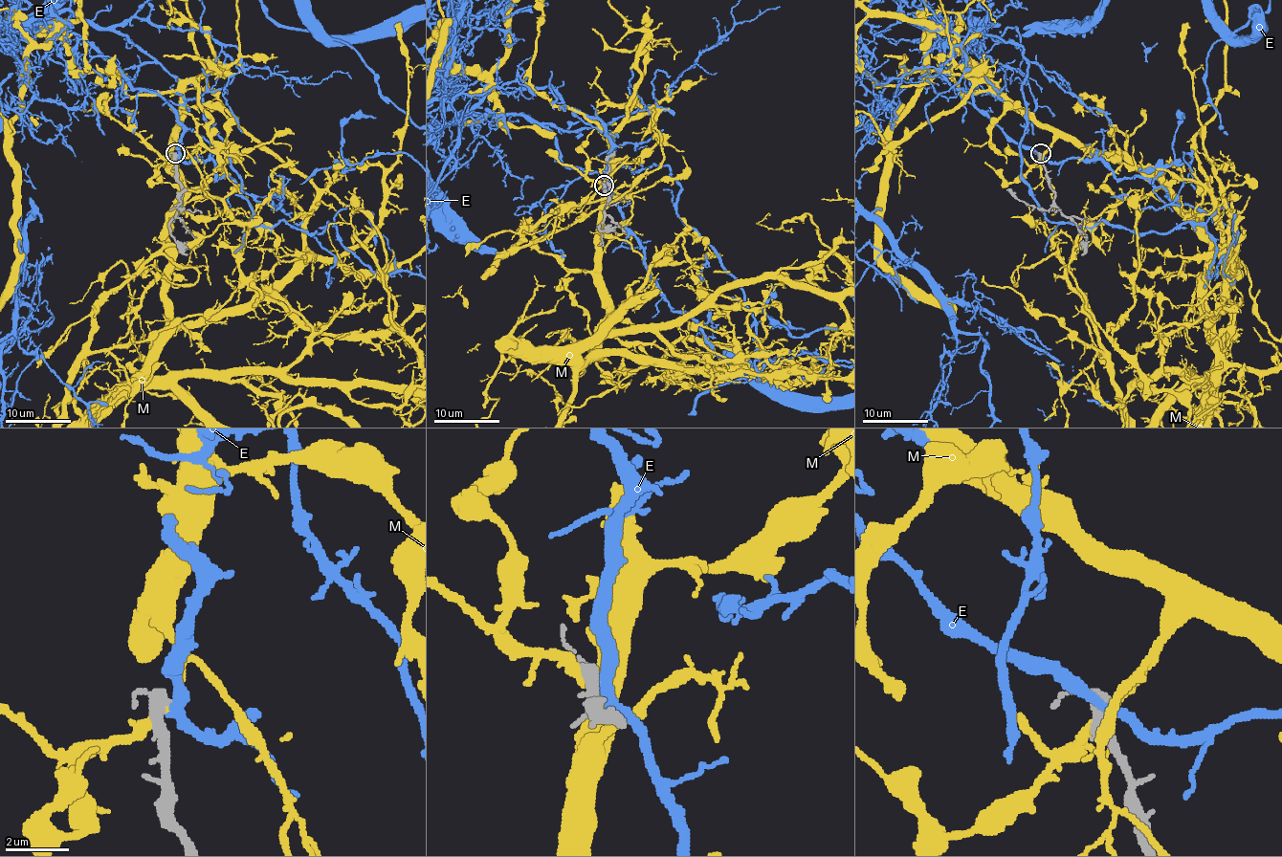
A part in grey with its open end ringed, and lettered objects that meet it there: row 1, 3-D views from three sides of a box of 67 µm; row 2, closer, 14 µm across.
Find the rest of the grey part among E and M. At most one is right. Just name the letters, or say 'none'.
none

